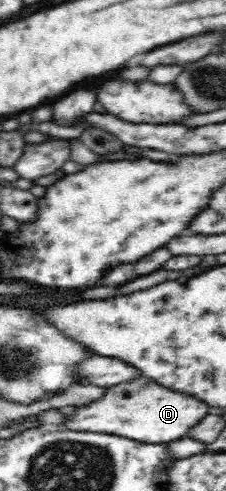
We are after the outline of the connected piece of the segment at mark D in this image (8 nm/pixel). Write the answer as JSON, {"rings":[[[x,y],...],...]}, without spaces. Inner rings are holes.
{"rings":[[[142,375],[139,378],[107,387],[107,392],[99,400],[88,405],[79,406],[78,411],[72,416],[67,416],[67,422],[63,426],[59,426],[59,428],[60,430],[101,432],[108,435],[123,436],[140,443],[169,443],[180,437],[185,437],[187,430],[191,430],[195,424],[199,424],[203,420],[204,416],[208,415],[209,407],[207,403],[203,403],[203,401],[187,395],[187,393],[173,391],[157,383],[157,381]]]}

